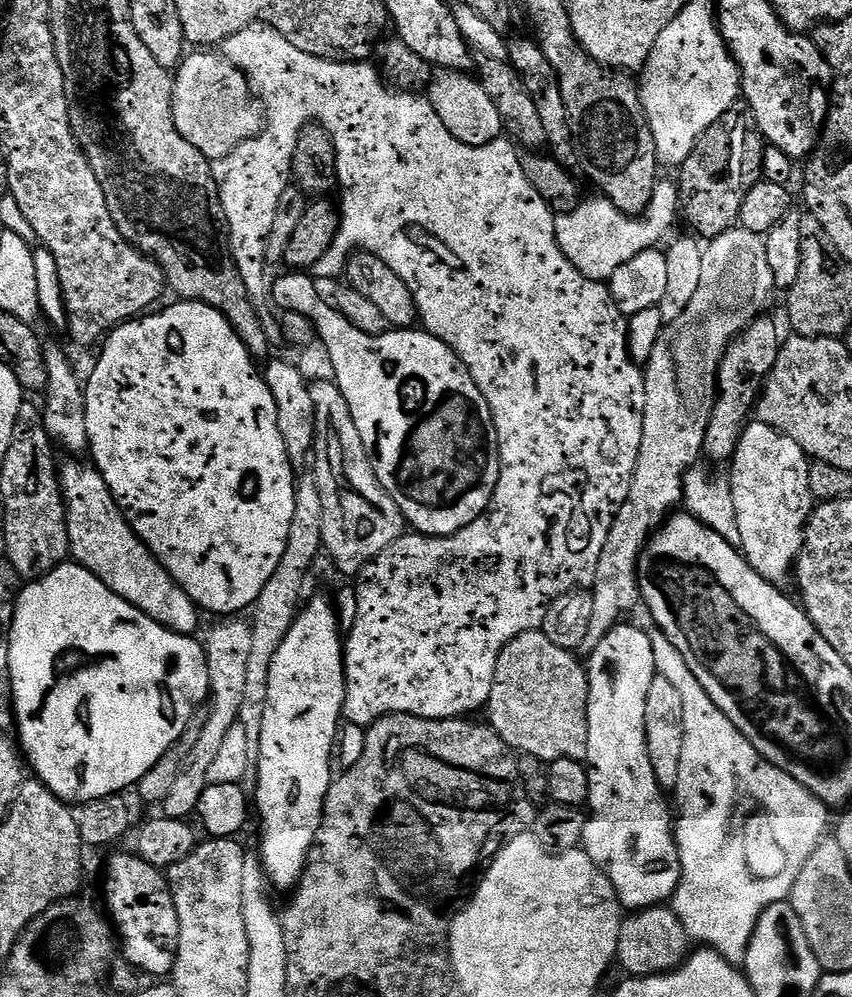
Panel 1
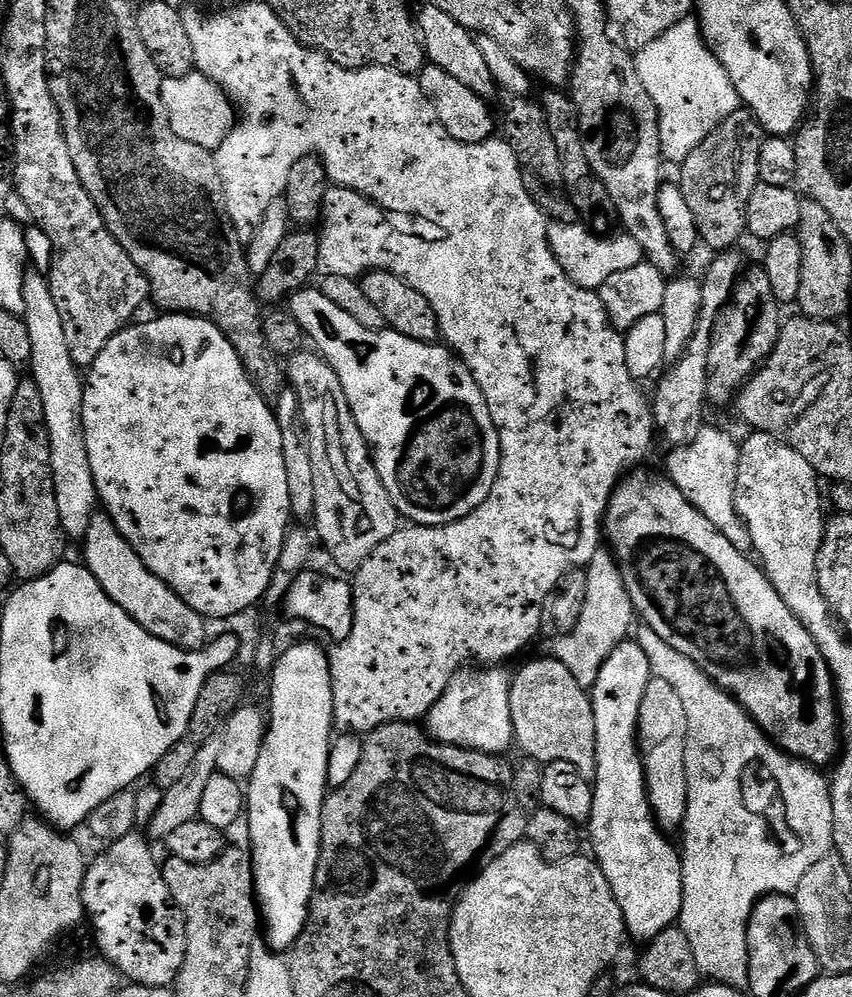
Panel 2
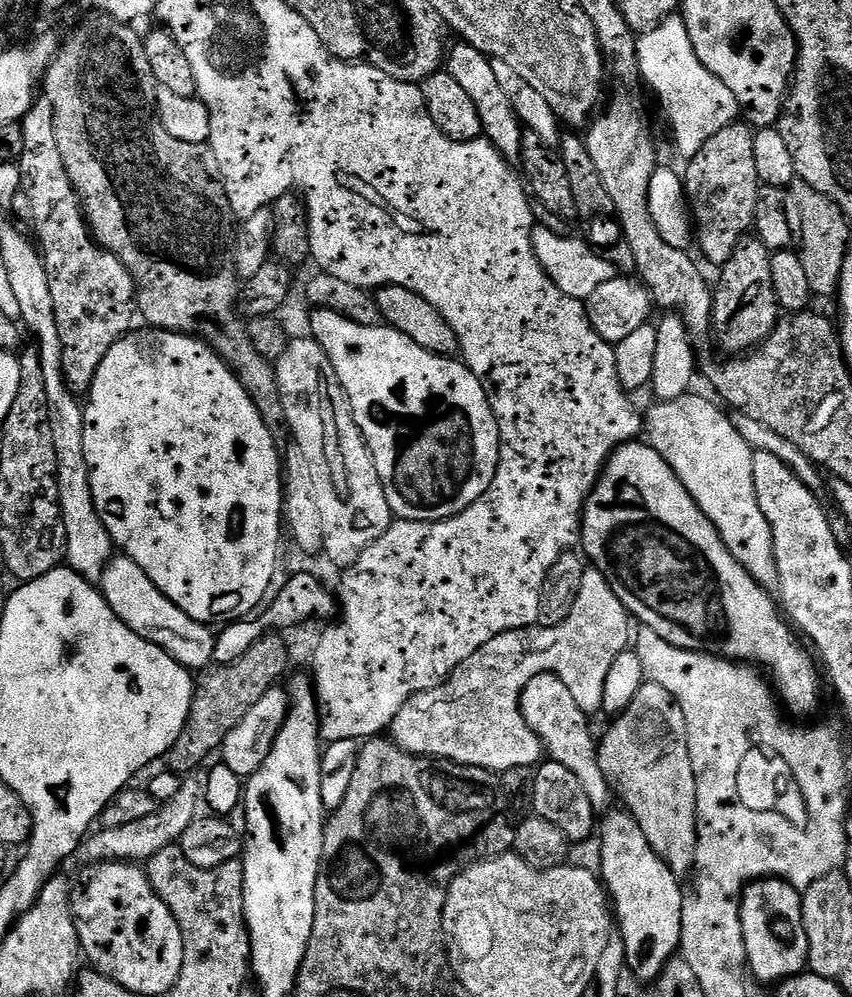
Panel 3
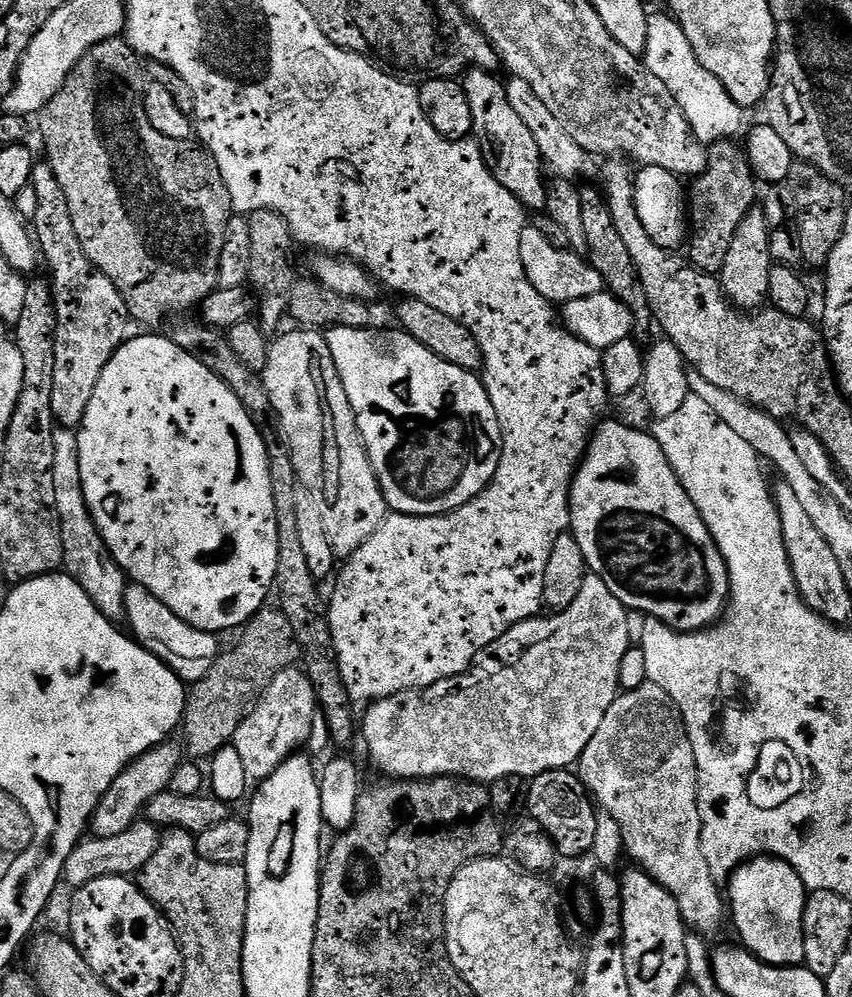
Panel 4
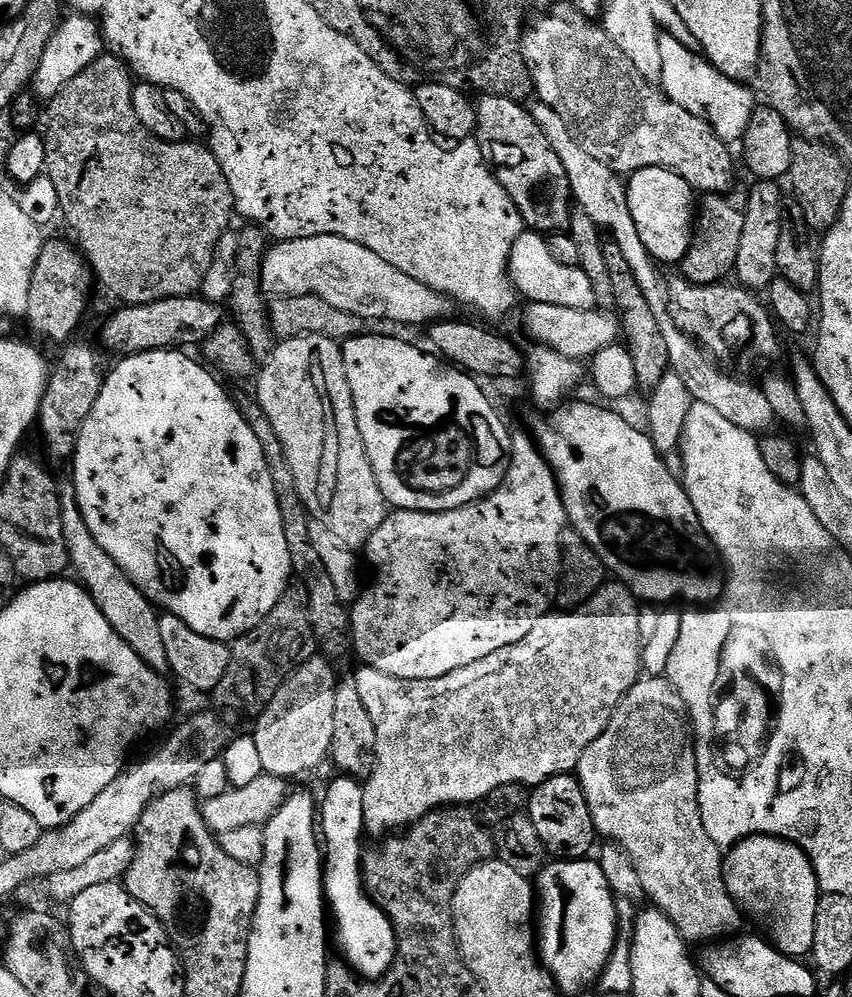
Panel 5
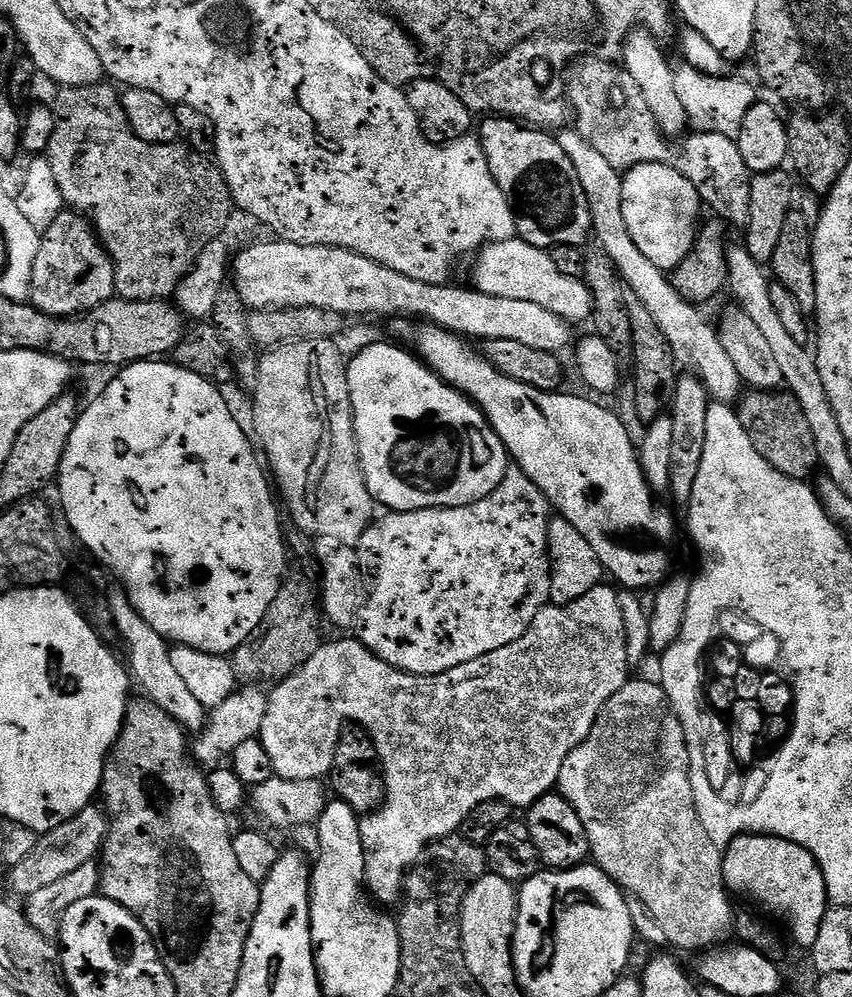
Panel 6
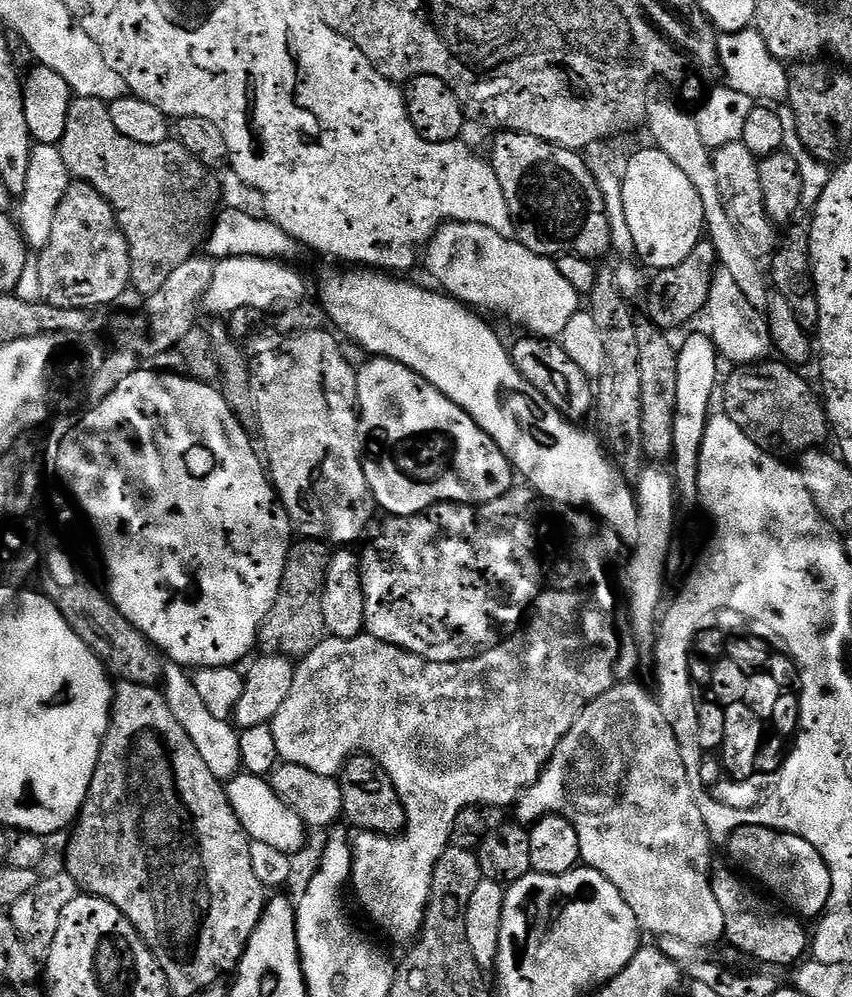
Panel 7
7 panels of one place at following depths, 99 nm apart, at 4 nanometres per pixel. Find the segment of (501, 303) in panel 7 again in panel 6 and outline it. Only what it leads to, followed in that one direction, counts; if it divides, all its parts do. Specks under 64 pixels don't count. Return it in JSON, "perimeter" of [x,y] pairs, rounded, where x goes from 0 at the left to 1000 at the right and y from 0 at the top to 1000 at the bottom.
{"perimeter":[[[609,239],[587,241],[583,245],[569,245],[558,254],[556,261],[559,266],[554,269],[553,284],[566,295],[627,303],[627,307],[636,307],[636,311],[646,311],[646,315],[668,323],[689,322],[695,316],[695,296],[690,286],[682,278],[660,275],[637,249],[622,247]]]}

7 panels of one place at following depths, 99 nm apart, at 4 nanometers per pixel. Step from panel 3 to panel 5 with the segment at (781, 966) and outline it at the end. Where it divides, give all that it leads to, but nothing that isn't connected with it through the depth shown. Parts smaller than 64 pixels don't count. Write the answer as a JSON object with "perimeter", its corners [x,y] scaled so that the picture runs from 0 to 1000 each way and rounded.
{"perimeter":[[[877,839],[853,852],[849,865],[850,888],[857,901],[893,931],[896,942],[919,959],[947,960],[955,949],[955,925],[965,898],[948,858],[912,839]]]}

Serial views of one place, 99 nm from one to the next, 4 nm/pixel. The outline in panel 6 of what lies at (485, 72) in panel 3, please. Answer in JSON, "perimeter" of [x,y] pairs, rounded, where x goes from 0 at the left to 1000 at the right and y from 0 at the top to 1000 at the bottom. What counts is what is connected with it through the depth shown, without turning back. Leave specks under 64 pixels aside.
{"perimeter":[[[574,115],[561,124],[561,139],[570,154],[570,162],[575,166],[575,175],[580,175],[580,183],[594,195],[596,206],[606,217],[606,237],[616,241],[622,247],[647,251],[656,245],[681,249],[696,236],[692,203],[683,191],[683,183],[678,183],[678,171],[674,171],[674,162],[664,158],[664,150],[660,150],[656,139],[651,135],[642,136],[633,127],[616,126],[614,123],[597,120],[594,116]]]}

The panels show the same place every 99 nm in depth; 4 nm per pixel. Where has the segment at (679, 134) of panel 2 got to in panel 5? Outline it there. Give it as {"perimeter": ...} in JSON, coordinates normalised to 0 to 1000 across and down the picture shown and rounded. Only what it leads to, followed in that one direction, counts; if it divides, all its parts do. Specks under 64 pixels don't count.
{"perimeter":[[[777,34],[772,38],[772,55],[777,58],[777,74],[773,83],[784,99],[791,101],[800,110],[824,118],[836,127],[836,132],[851,144],[859,146],[869,142],[873,130],[890,107],[890,101],[870,81],[858,80],[844,72],[820,51],[796,42],[790,36]]]}

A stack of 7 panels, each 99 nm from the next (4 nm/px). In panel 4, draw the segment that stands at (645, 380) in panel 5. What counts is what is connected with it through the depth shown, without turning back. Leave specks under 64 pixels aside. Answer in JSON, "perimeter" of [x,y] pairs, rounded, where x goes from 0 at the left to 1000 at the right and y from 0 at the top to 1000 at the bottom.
{"perimeter":[[[685,187],[681,189],[681,198],[683,199],[683,227],[688,227],[690,248],[688,260],[695,264],[697,271],[702,271],[702,275],[707,275],[710,290],[737,306],[743,322],[748,326],[761,324],[764,326],[768,318],[761,306],[758,291],[754,291],[754,279],[749,279],[744,259],[739,259],[739,251],[735,251],[735,246],[731,245],[730,238],[721,227],[721,215],[716,215],[709,193],[703,188]]]}

